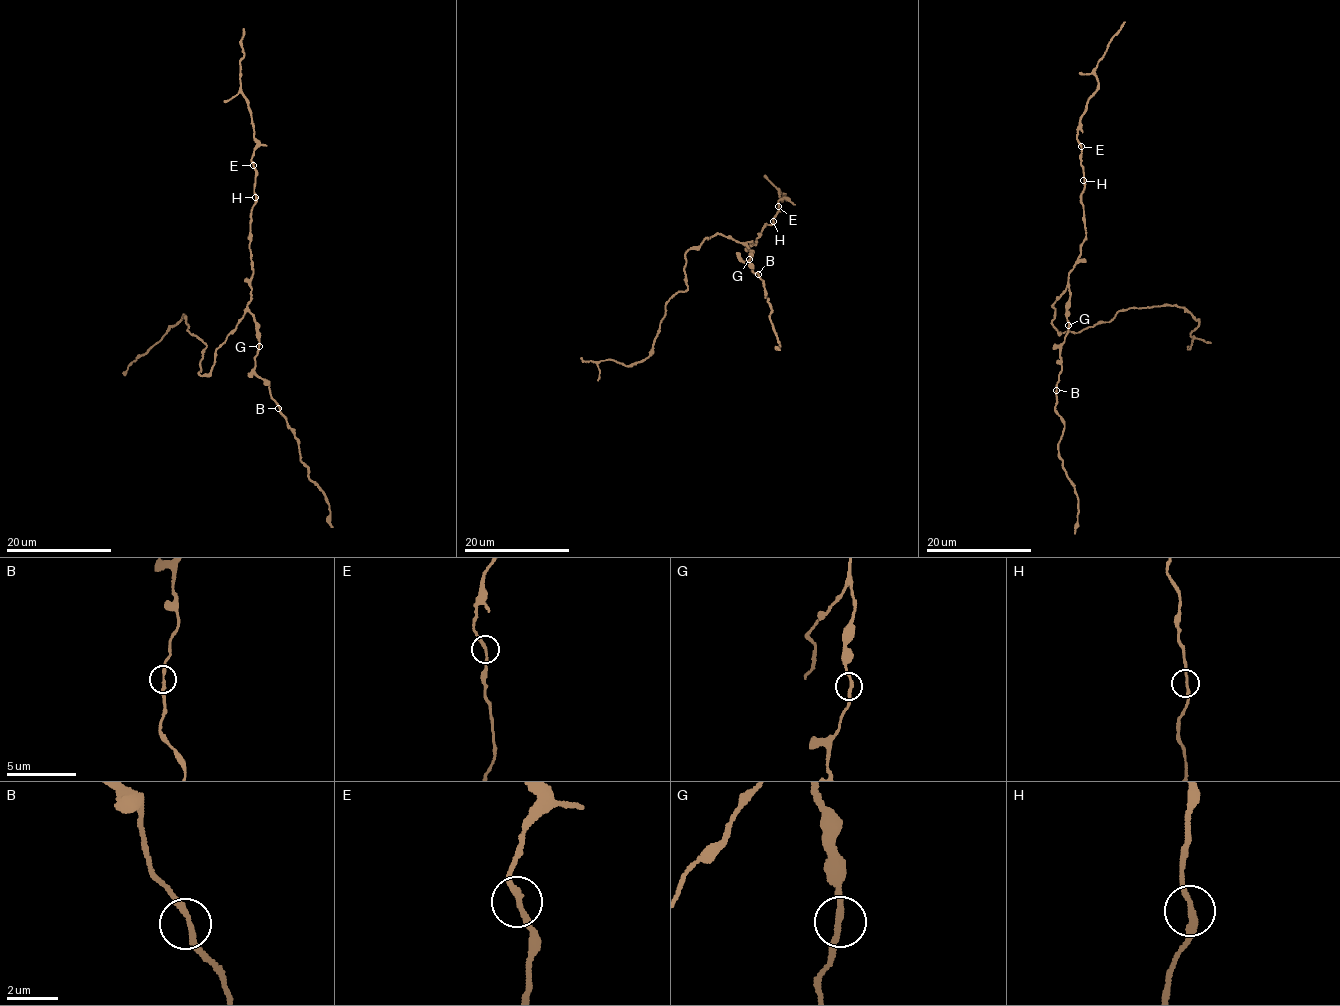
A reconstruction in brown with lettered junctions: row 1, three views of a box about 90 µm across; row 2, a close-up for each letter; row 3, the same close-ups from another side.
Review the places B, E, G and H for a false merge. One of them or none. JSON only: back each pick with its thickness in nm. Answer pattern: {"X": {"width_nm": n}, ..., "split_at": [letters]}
{"split_at": []}

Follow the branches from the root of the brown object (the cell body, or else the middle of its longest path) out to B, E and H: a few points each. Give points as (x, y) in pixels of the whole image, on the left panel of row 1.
B: (244, 314), (247, 311), (253, 315), (259, 341), (255, 373), (269, 383), (271, 397), (278, 408)
E: (244, 314), (251, 296), (252, 262), (249, 242), (251, 210), (256, 199), (252, 164)
H: (244, 314), (251, 296), (252, 262), (249, 242), (251, 210), (255, 197)

